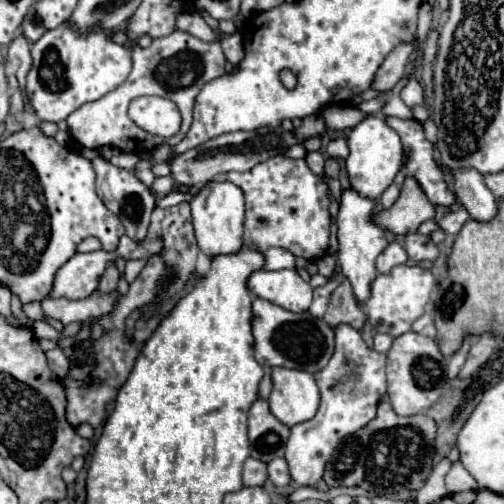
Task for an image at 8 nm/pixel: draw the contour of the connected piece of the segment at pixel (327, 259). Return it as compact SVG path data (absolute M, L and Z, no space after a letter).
M331 255L321 257L321 259L317 261L317 265L319 265L319 273L325 275L325 277L331 277L331 275L335 273L335 259L333 259Z

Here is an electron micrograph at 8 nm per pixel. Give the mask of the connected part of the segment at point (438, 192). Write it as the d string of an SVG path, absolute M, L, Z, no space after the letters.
M387 117L385 121L399 133L399 137L401 137L401 141L403 141L403 149L405 149L405 151L409 149L411 155L409 155L407 165L401 167L401 171L397 173L395 181L391 183L391 187L385 189L385 193L379 197L379 203L381 203L385 209L389 209L389 207L397 201L405 177L417 179L423 191L427 193L427 197L429 197L431 203L435 203L435 205L445 205L445 207L449 207L451 203L455 203L455 197L447 191L447 185L445 185L445 181L443 181L443 175L441 175L441 169L437 167L437 163L435 163L435 159L433 159L433 143L425 137L423 125L421 125L419 121L415 121L415 119L407 119L407 121L405 121L405 119L397 119L397 117Z

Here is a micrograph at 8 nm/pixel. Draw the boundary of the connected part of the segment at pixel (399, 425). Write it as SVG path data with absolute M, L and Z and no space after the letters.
M381 399L377 407L377 417L371 419L357 435L347 437L331 457L325 467L325 483L329 487L361 487L373 495L385 493L399 493L399 491L413 491L419 489L431 471L431 461L435 451L435 421L425 415L411 415L399 417L393 409L389 399Z

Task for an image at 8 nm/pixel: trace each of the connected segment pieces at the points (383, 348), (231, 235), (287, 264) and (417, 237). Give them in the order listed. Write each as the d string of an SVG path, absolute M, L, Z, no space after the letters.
M377 333L373 337L373 349L379 351L379 353L387 353L391 349L391 343L393 343L393 337L391 335L381 335Z
M217 179L207 183L197 195L191 199L191 213L195 225L195 237L199 249L207 257L215 257L219 253L237 253L243 245L243 221L245 221L245 203L243 191L235 187L235 183Z
M271 247L271 251L265 251L265 269L295 269L295 255L291 255L291 251L283 251L281 247Z
M409 233L405 237L405 251L409 255L409 259L413 261L435 261L439 255L437 245L431 241L429 235L421 235L421 233Z

